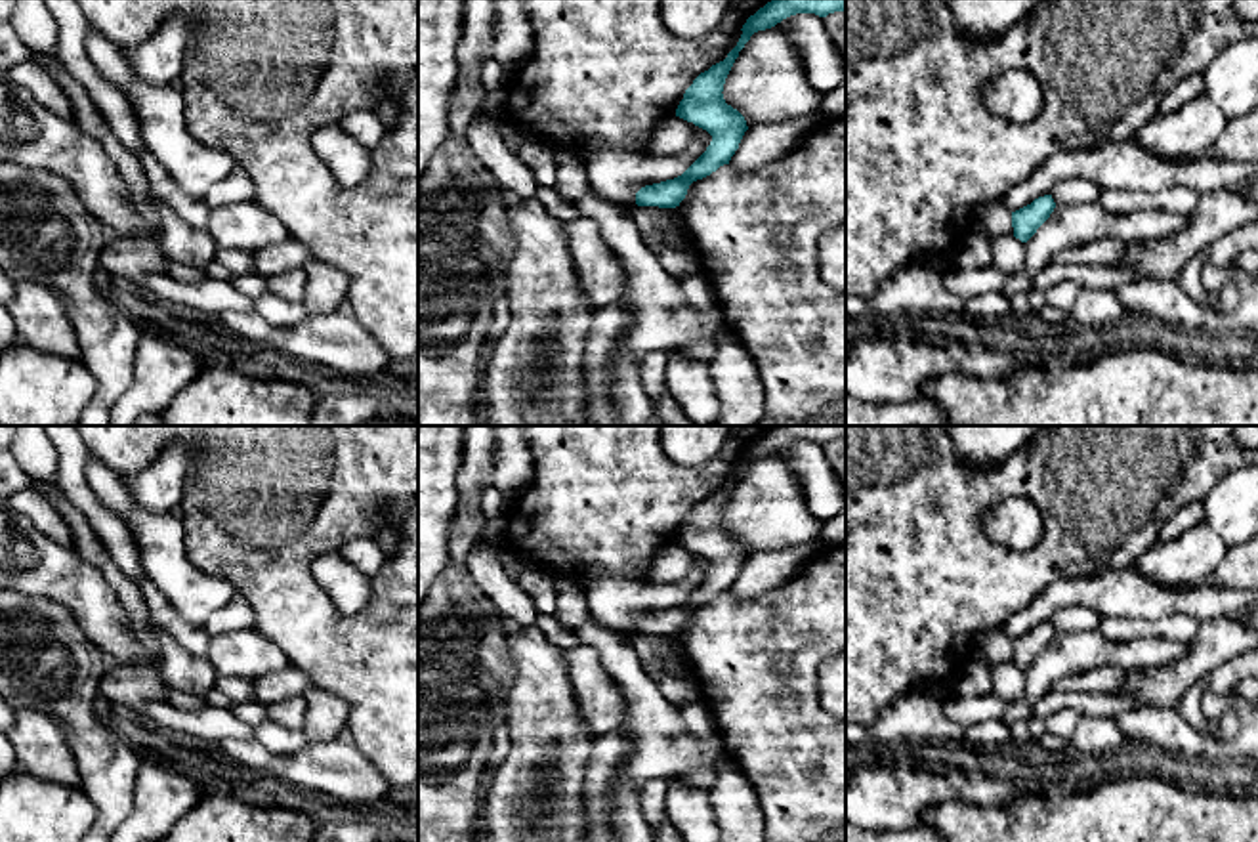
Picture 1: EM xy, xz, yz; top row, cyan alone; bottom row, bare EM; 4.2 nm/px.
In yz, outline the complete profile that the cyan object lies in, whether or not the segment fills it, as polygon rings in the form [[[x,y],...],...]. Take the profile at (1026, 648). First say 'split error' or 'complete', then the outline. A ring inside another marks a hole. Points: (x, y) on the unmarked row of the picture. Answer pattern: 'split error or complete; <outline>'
complete; [[[1052,622],[1035,626],[1031,632],[1012,640],[1014,664],[1027,670],[1037,657],[1050,645],[1056,630]]]

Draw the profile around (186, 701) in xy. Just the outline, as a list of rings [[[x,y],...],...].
[[[164,685],[164,701],[181,710],[202,710],[206,706],[202,697],[176,691]]]

